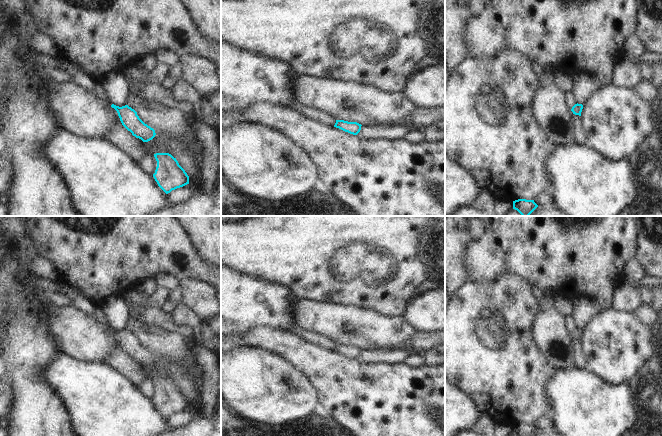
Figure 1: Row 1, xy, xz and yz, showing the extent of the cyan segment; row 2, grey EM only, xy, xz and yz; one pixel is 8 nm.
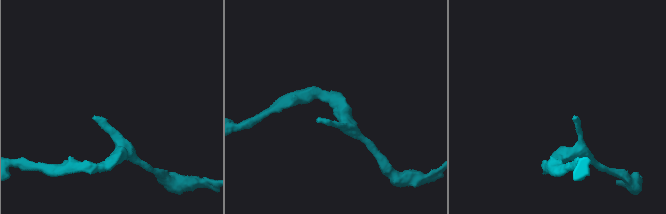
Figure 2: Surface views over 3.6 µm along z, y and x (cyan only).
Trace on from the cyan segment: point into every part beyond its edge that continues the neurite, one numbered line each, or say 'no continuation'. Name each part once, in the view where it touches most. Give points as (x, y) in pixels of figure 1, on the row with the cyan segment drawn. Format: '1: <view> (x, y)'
no continuation

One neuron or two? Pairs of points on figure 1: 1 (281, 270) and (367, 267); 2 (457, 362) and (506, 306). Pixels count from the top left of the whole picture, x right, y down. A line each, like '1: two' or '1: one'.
1: one
2: one

